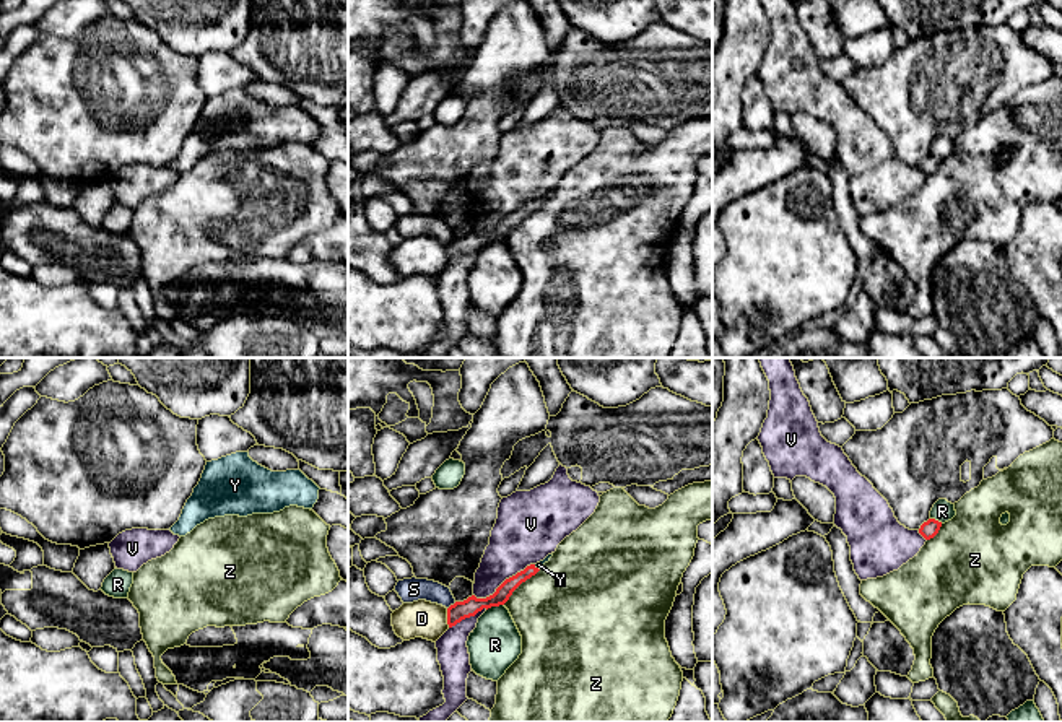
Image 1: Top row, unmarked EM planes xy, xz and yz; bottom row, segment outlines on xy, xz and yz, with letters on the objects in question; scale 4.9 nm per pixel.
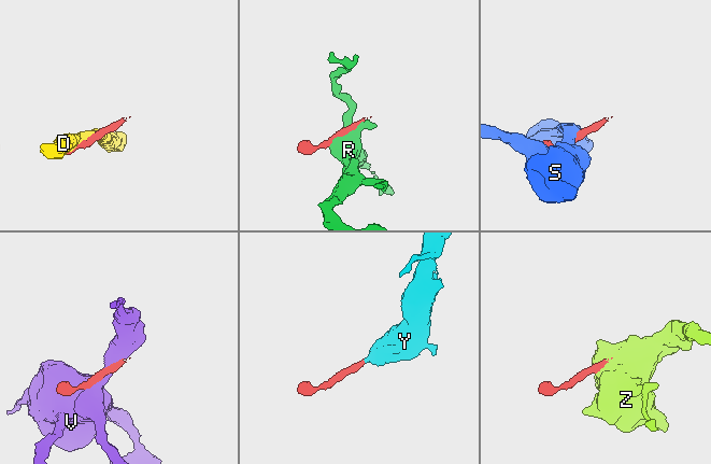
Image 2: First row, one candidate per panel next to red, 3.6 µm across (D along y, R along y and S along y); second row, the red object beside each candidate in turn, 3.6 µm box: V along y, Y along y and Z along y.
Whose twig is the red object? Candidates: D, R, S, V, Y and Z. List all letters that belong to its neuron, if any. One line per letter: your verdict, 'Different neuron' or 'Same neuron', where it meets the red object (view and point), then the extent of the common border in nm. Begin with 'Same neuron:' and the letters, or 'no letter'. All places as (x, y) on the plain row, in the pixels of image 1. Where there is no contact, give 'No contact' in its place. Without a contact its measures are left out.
Same neuron: Y
D: Different neuron. Touches red at xz (448, 254). Shared border 100 nm
R: Different neuron. Touches red at xz (495, 241). Shared border 90 nm
S: Different neuron. Touches red at xz (451, 241). Shared border 60 nm
V: Different neuron. Touches red at xz (503, 218). Shared border 340 nm
Y: Same neuron. Touches red at xz (537, 204). Shared border 40 nm
Z: Different neuron. Touches red at xz (521, 218). Shared border 260 nm

